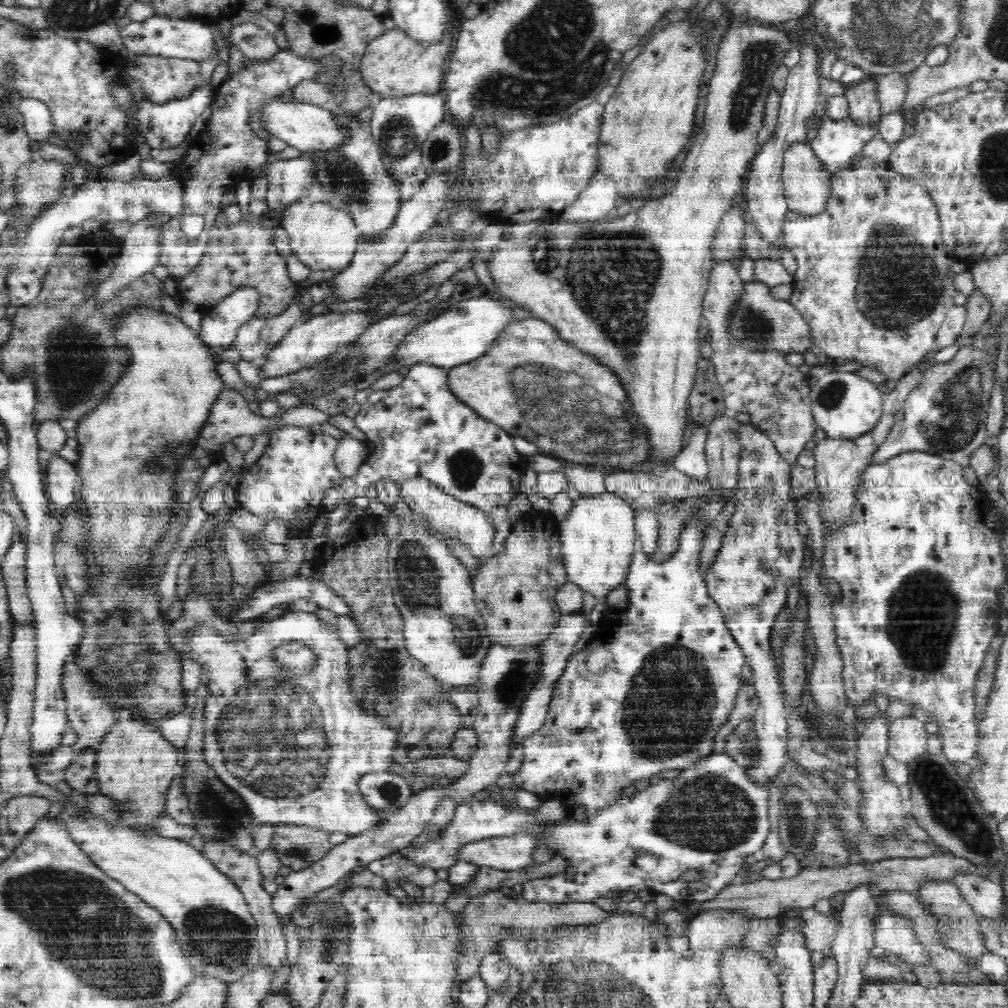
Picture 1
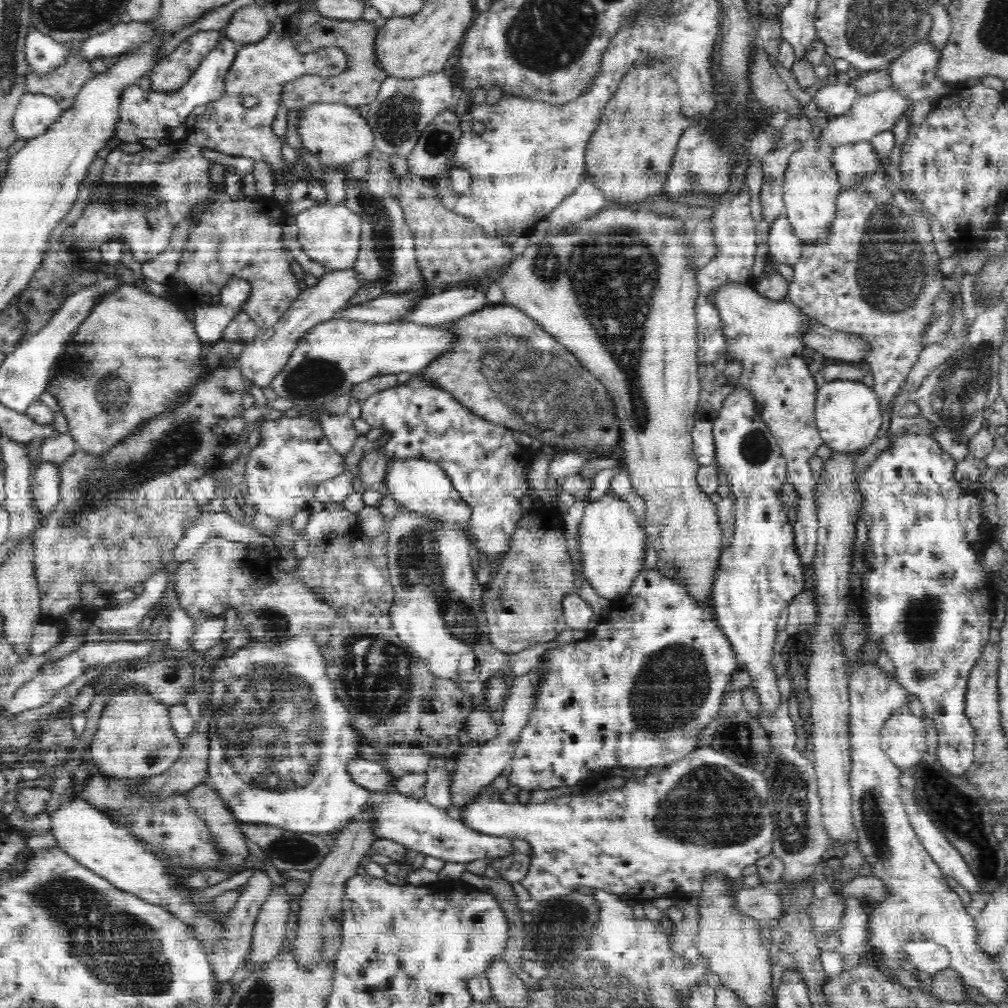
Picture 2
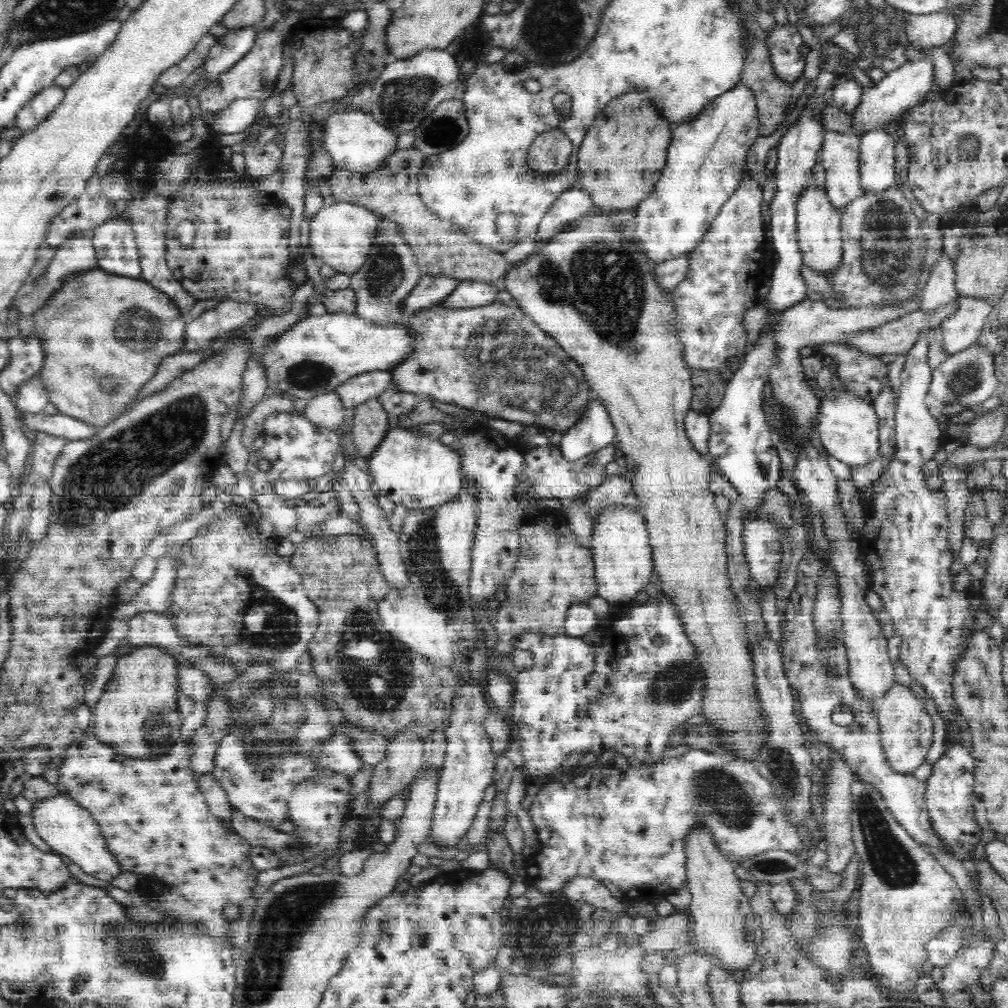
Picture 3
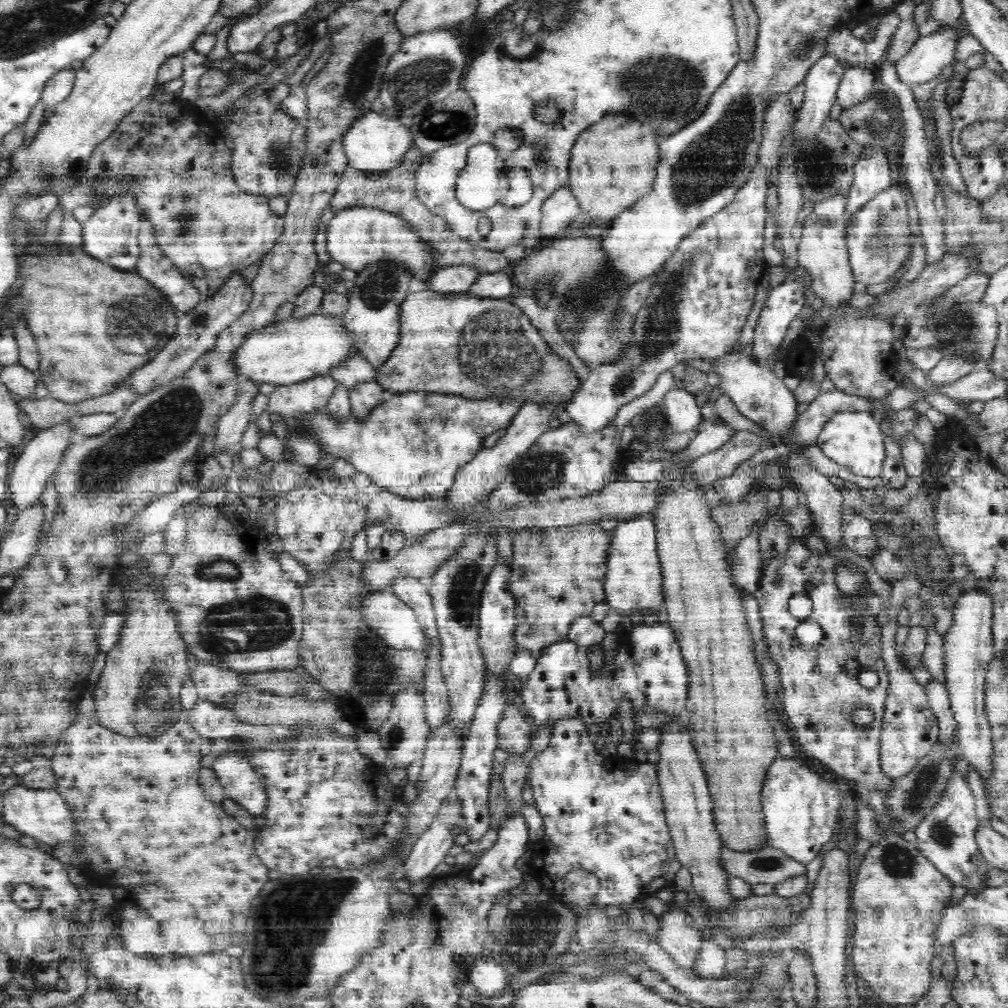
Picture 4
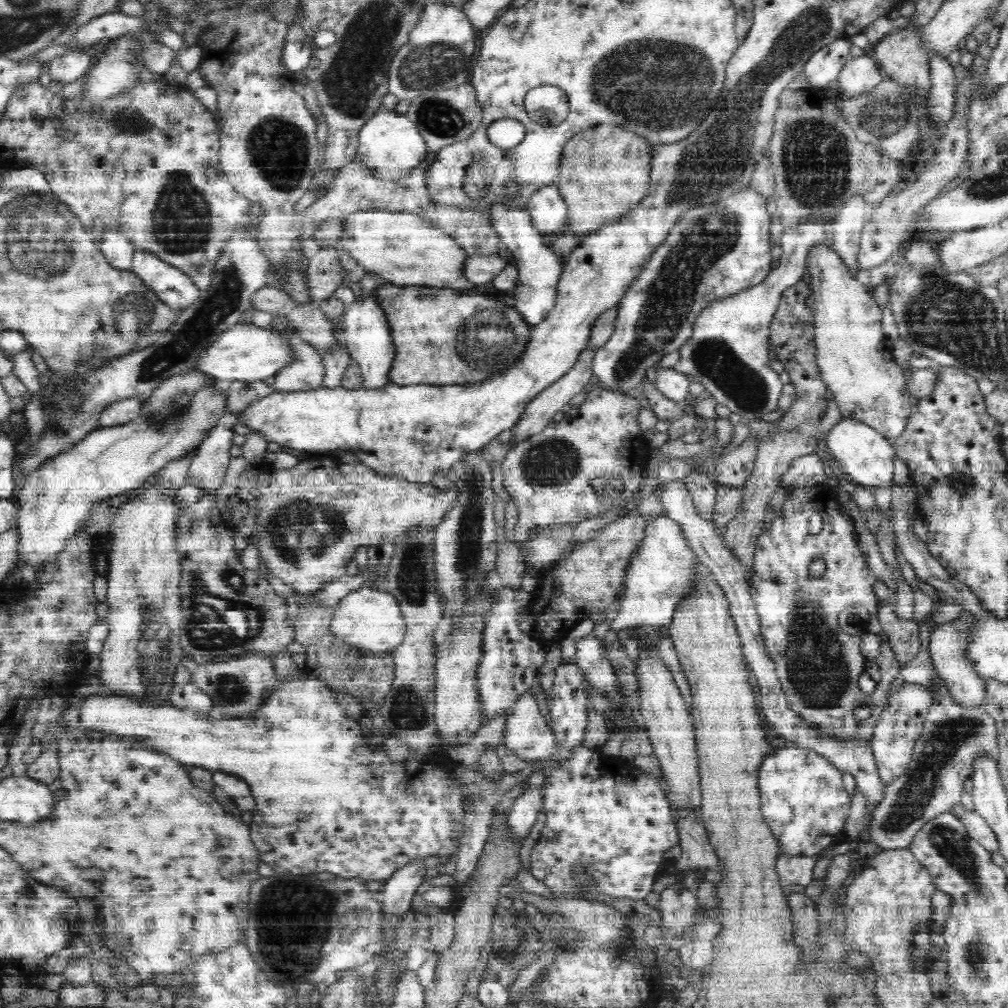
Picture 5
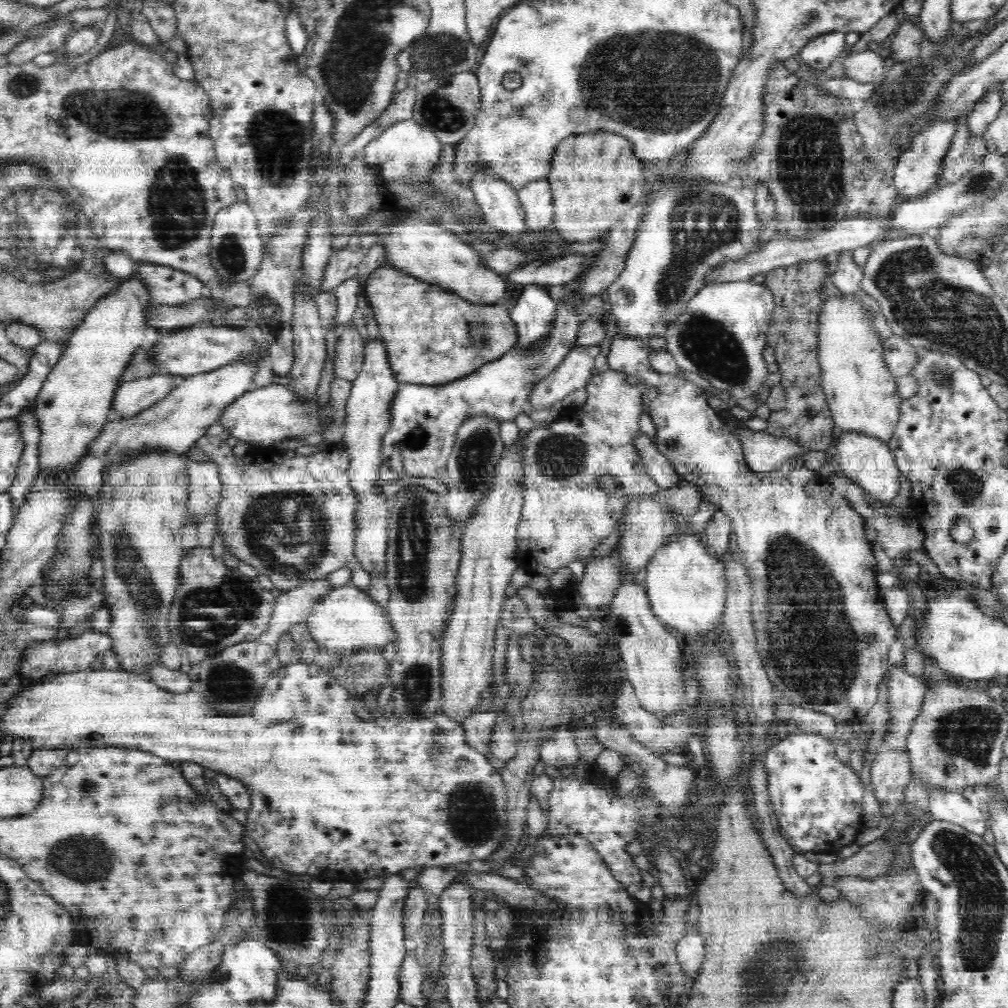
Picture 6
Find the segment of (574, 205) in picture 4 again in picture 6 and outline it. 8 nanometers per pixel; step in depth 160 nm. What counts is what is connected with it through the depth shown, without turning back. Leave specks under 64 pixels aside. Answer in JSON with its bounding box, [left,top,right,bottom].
[517,179,554,231]

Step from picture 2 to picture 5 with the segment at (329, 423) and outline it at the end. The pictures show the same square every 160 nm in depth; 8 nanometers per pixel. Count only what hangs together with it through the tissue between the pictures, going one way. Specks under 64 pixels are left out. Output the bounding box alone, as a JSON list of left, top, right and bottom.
[270,314,324,391]

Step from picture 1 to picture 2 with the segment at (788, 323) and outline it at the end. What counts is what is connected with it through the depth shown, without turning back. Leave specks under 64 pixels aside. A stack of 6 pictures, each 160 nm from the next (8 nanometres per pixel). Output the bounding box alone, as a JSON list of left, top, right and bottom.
[801,323,869,362]

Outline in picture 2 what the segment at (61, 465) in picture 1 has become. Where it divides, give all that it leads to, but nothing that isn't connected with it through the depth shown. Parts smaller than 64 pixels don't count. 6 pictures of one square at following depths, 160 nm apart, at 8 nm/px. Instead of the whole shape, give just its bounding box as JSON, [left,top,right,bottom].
[31,462,61,519]

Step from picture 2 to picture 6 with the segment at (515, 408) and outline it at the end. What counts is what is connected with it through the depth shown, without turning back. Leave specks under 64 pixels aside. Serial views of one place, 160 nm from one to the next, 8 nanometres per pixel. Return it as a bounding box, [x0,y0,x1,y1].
[364,267,518,385]

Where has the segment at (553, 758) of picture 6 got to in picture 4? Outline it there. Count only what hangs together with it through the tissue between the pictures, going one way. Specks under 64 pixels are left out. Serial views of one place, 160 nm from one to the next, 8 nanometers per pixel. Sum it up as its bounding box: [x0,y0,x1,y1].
[497,704,535,755]

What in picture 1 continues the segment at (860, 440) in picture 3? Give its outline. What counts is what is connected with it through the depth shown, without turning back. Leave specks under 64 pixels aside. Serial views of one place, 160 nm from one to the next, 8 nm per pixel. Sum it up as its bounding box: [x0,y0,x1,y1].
[810,372,883,440]

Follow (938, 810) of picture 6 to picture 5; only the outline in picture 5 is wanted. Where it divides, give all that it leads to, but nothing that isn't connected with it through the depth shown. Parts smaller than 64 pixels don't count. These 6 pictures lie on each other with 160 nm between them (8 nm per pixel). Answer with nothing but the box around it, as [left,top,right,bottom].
[952,803,1000,860]

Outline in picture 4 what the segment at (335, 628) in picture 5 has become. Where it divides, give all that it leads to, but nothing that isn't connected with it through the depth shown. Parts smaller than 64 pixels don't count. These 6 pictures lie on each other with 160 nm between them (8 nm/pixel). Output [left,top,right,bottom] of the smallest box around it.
[359,590,428,652]

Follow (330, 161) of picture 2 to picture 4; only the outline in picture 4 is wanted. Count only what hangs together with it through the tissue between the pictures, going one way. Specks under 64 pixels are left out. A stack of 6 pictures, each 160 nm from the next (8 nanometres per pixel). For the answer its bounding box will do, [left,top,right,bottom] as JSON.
[343,112,413,171]

